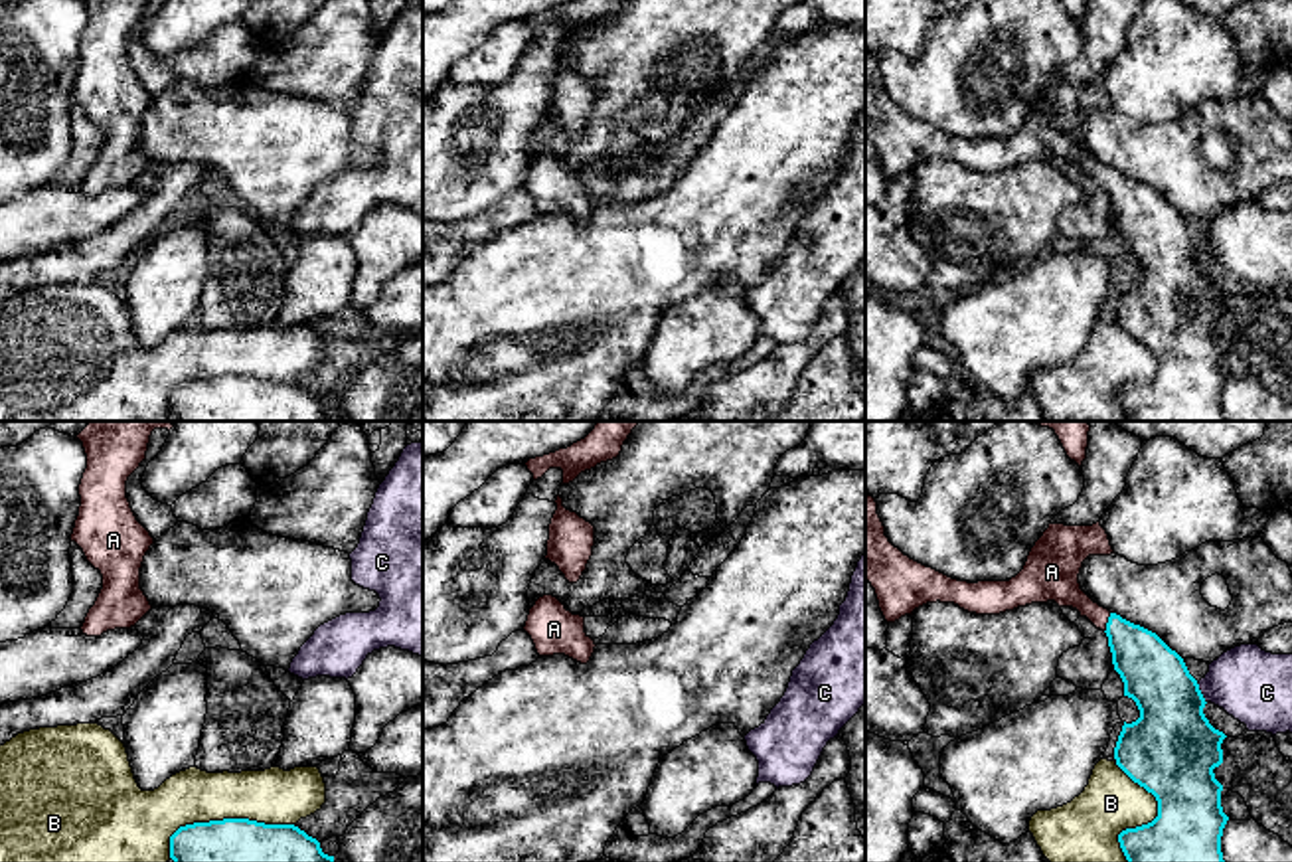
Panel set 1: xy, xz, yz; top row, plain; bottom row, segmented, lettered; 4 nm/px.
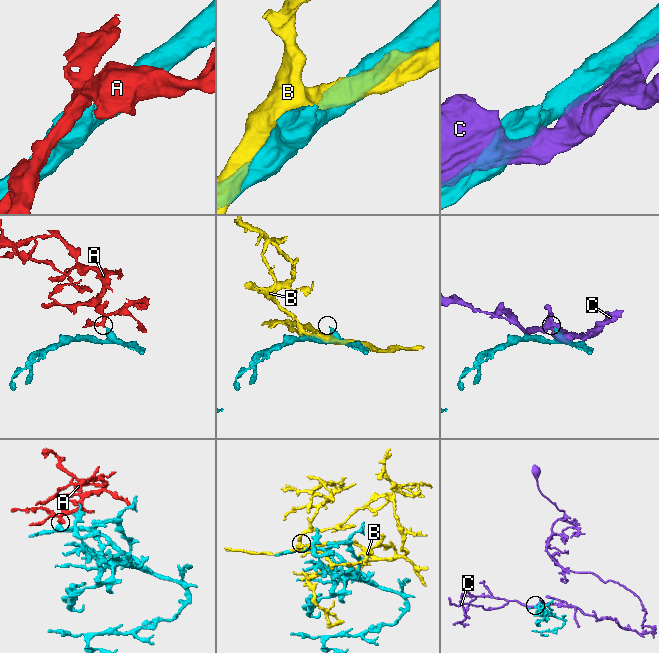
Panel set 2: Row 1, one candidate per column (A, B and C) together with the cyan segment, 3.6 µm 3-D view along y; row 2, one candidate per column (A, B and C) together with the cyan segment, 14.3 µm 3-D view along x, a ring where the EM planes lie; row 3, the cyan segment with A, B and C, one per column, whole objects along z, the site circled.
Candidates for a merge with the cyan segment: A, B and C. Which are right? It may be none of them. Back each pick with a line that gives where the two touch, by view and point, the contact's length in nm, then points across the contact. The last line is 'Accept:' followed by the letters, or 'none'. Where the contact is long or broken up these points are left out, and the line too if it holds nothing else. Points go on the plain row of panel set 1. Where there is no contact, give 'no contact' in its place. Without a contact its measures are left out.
A: meets cyan in yz at (1107, 180); contact 80 nm long; runs through yz (1148, 224), (1107, 180), (1059, 141)
Accept: A

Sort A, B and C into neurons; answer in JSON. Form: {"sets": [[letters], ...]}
{"sets": [["A"], ["B"], ["C"]]}

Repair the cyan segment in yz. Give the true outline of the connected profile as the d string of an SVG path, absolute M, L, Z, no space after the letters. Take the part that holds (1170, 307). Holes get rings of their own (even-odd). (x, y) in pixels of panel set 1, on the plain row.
M865 51L865 138L875 146L887 180L895 180L927 160L954 160L976 172L1000 172L1031 160L1055 158L1073 164L1108 194L1114 227L1124 239L1124 253L1132 255L1140 275L1122 283L1114 304L1116 322L1158 358L1158 374L1142 384L1118 391L1128 421L1225 421L1221 393L1229 374L1221 364L1223 342L1213 326L1223 320L1221 301L1227 295L1203 271L1205 255L1183 216L1156 190L1122 176L1094 160L1079 140L1083 119L1089 113L1114 111L1100 79L1092 83L1049 81L1031 105L1023 127L1009 138L958 138L927 125L885 93L877 59Z

